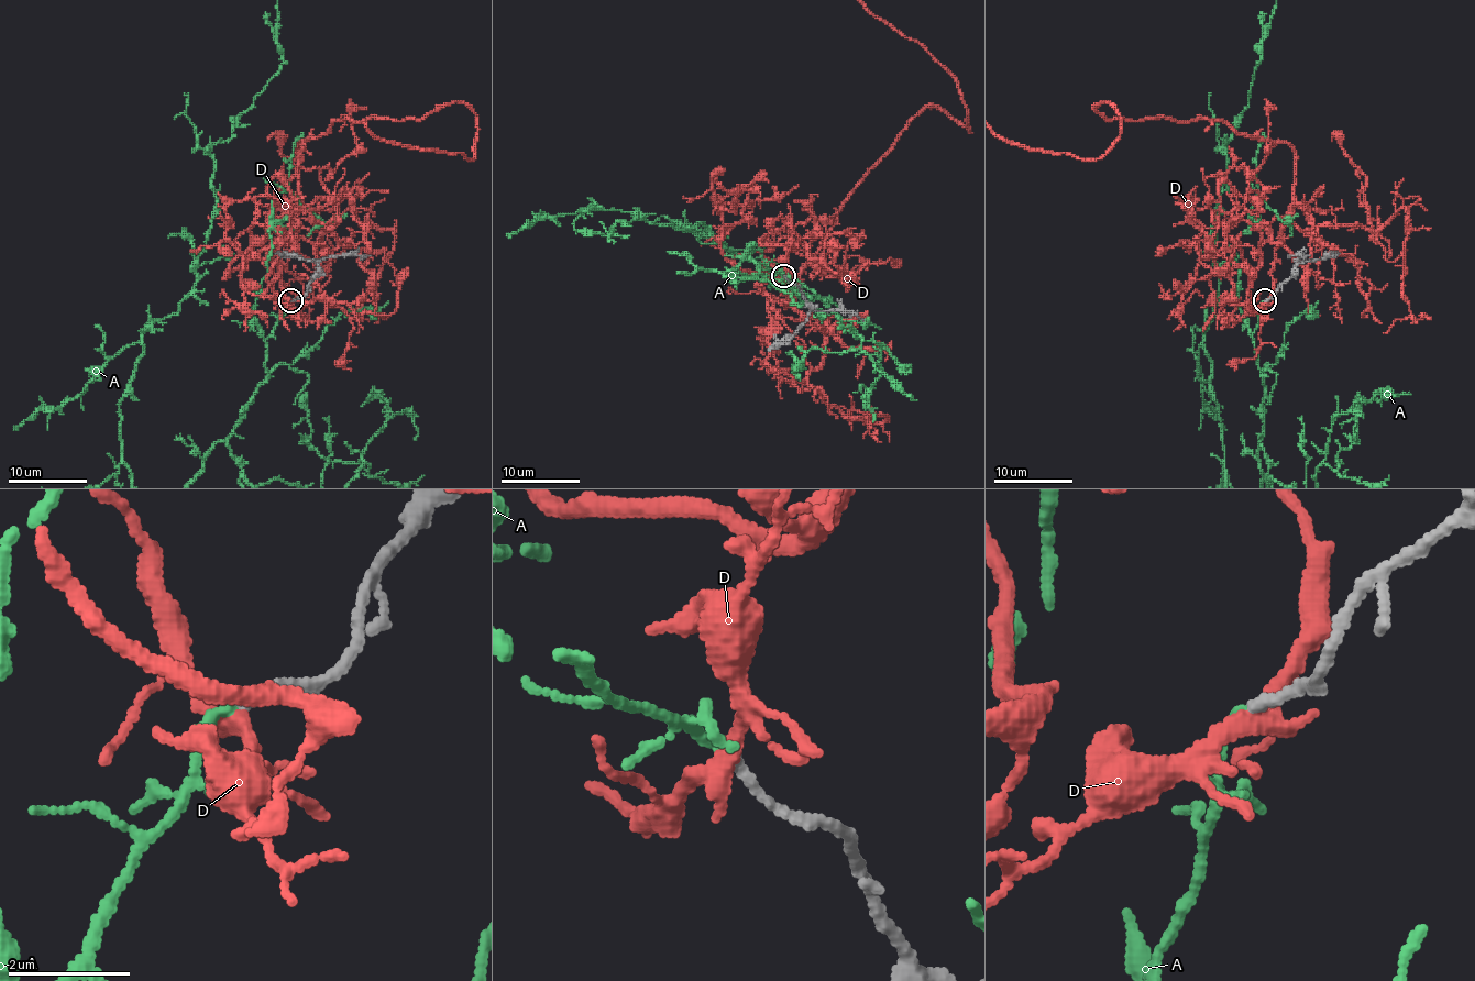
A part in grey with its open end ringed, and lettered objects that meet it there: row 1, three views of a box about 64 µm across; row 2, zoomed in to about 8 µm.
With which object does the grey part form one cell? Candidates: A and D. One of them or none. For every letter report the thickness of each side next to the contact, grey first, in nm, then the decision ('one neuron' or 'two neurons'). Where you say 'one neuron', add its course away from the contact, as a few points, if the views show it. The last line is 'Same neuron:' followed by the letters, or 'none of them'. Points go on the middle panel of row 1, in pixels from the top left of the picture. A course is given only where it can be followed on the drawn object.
A: 170 nm thick on the grey side, 170 nm on the other; one neuron
D: 170 nm thick on the grey side, 320 nm on the other; two neurons
Same neuron: A

